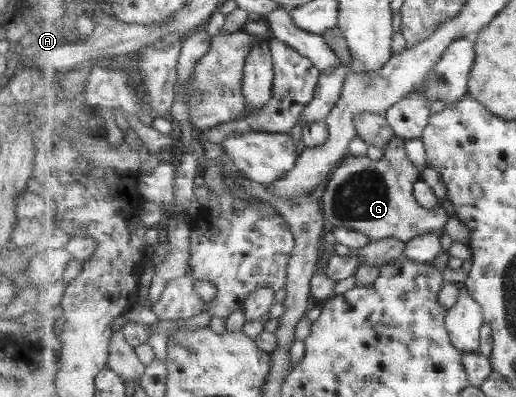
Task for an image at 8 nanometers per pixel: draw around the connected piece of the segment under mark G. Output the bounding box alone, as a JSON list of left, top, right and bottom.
[320,138,449,243]

